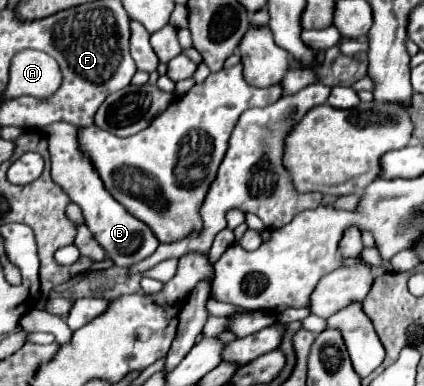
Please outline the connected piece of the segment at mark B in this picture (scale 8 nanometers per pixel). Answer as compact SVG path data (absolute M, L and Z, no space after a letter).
M51 123L43 131L47 133L49 141L51 175L55 183L61 185L61 189L69 195L69 199L81 207L85 225L91 229L91 233L95 235L97 243L105 249L109 259L117 267L131 267L141 259L145 259L147 255L151 255L159 245L157 237L143 221L139 221L127 209L123 209L103 187L89 159L83 157L77 149L77 127L71 123Z

